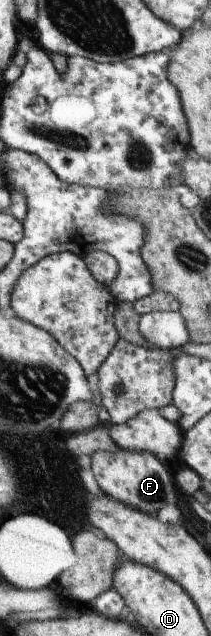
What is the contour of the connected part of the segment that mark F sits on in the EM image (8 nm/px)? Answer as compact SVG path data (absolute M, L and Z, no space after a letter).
M120 448L113 452L95 451L90 455L90 467L102 493L127 507L133 507L141 513L156 517L157 511L165 505L175 505L178 490L173 476L152 453Z

